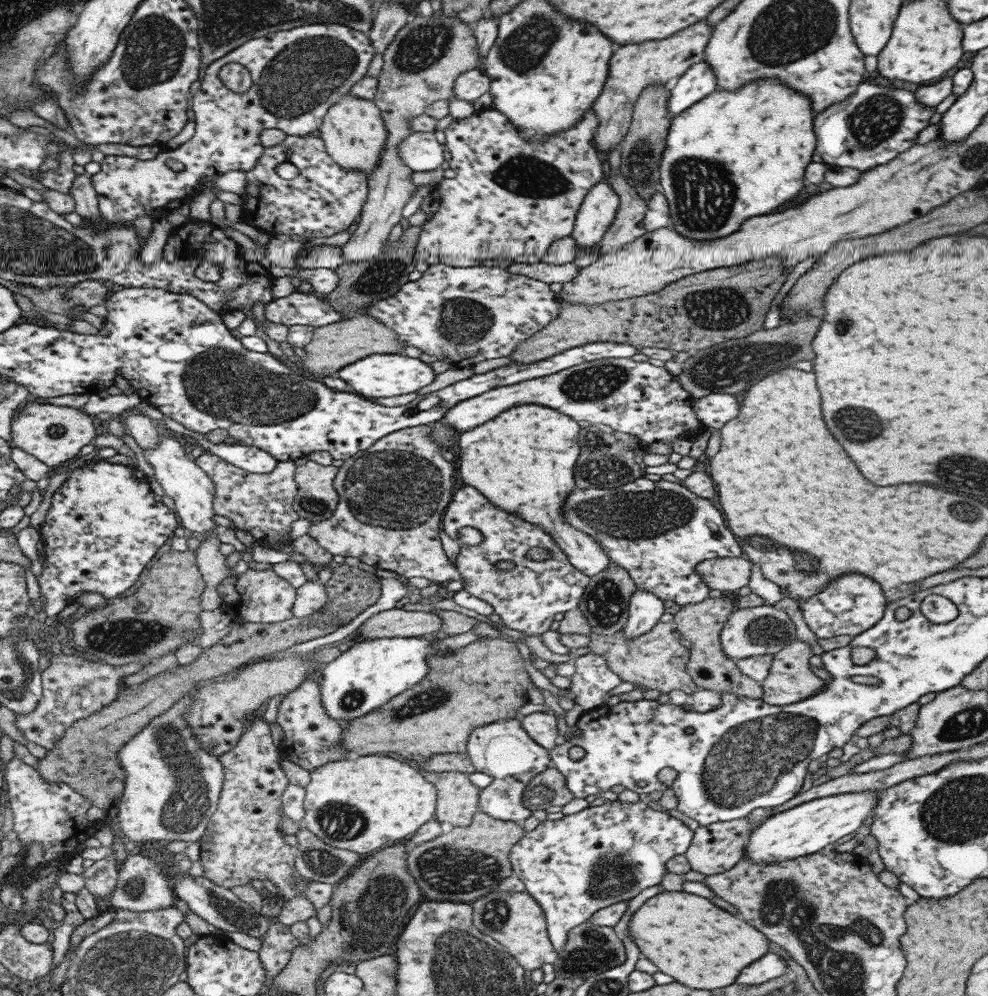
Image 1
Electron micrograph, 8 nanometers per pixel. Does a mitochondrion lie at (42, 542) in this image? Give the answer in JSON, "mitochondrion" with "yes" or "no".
{"mitochondrion":"no"}

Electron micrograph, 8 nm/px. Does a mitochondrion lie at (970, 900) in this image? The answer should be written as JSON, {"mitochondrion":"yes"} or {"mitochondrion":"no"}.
{"mitochondrion":"no"}

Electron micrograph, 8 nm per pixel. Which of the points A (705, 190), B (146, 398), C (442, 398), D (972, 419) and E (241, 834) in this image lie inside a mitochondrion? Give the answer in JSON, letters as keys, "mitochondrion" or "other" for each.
{"A":"mitochondrion","B":"other","C":"other","D":"other","E":"other"}

